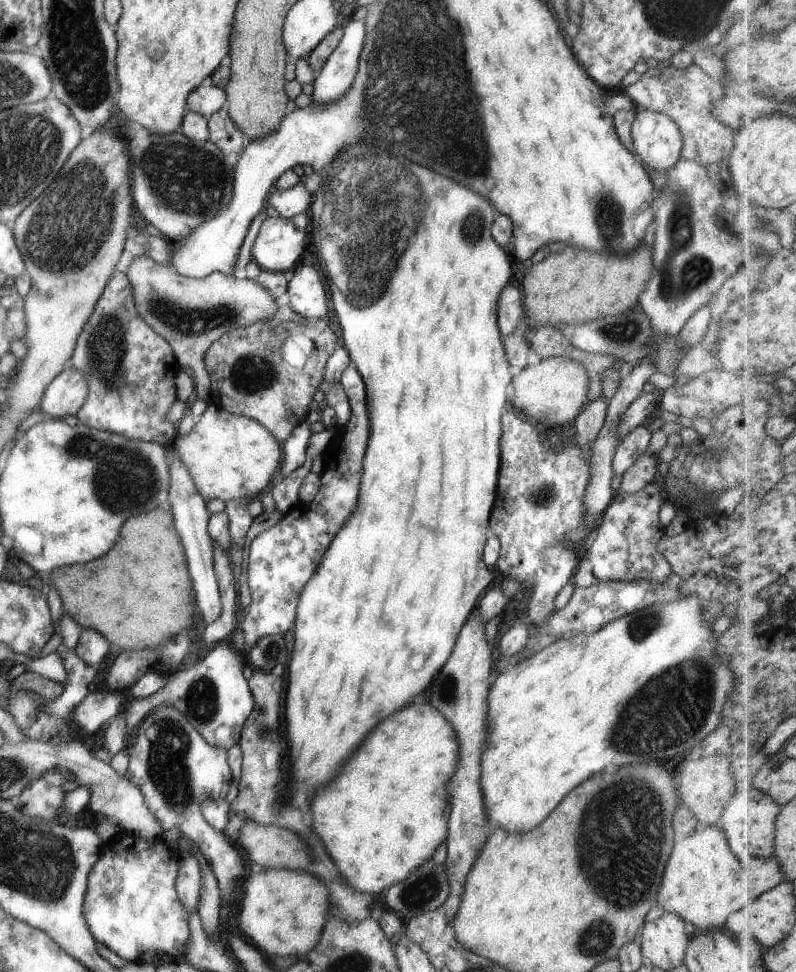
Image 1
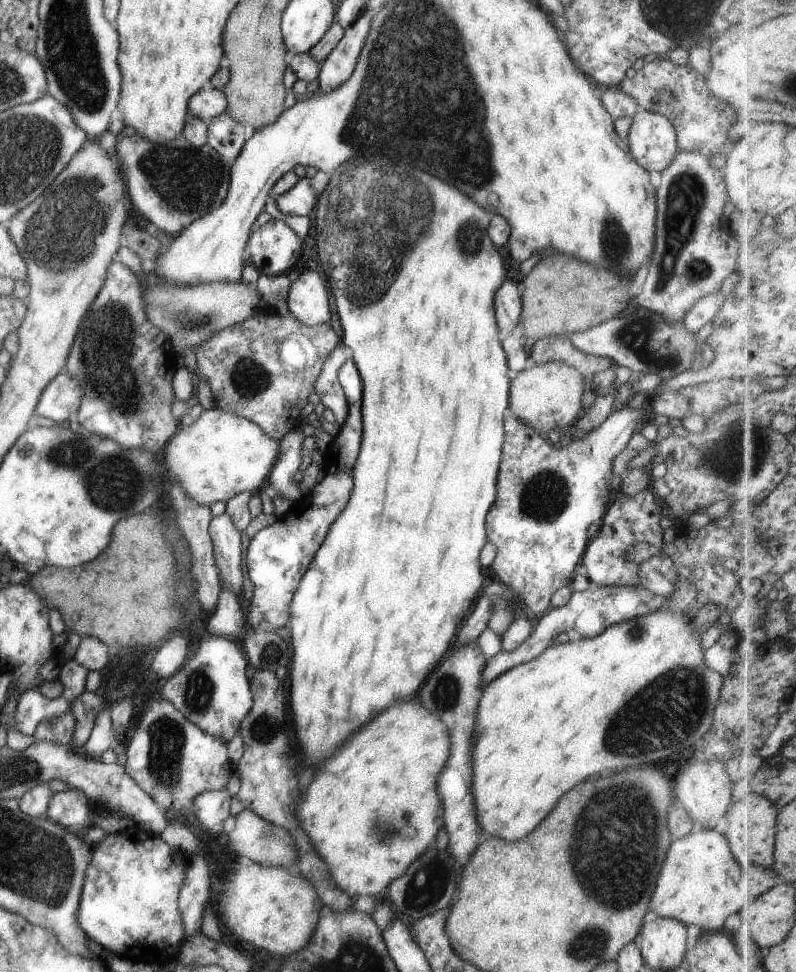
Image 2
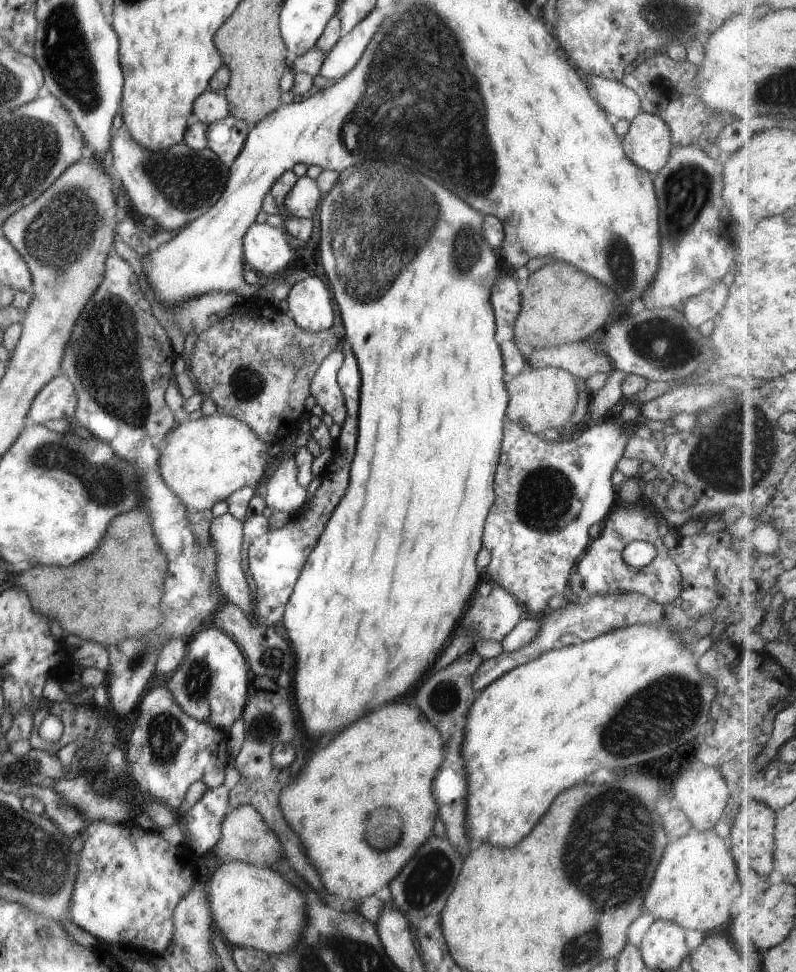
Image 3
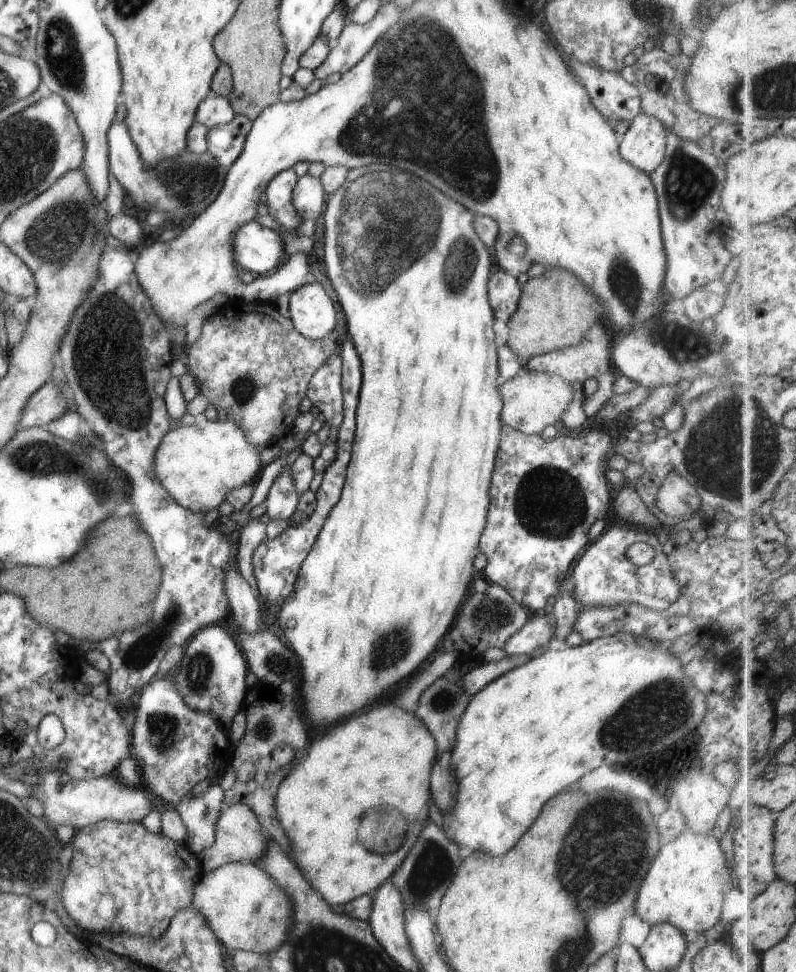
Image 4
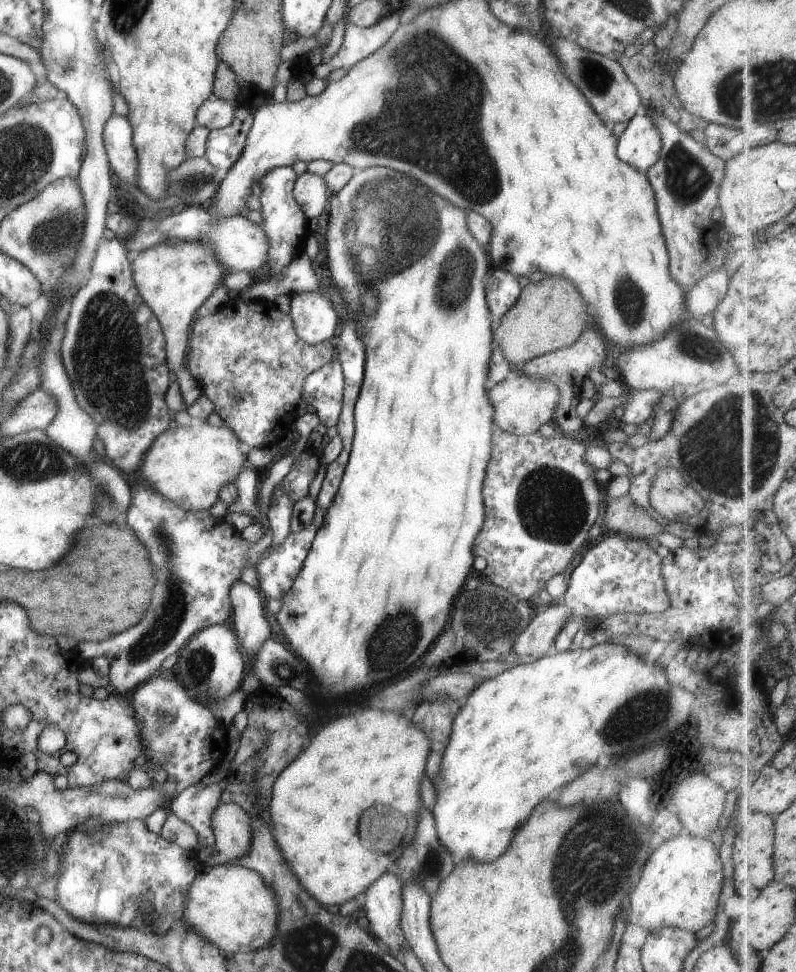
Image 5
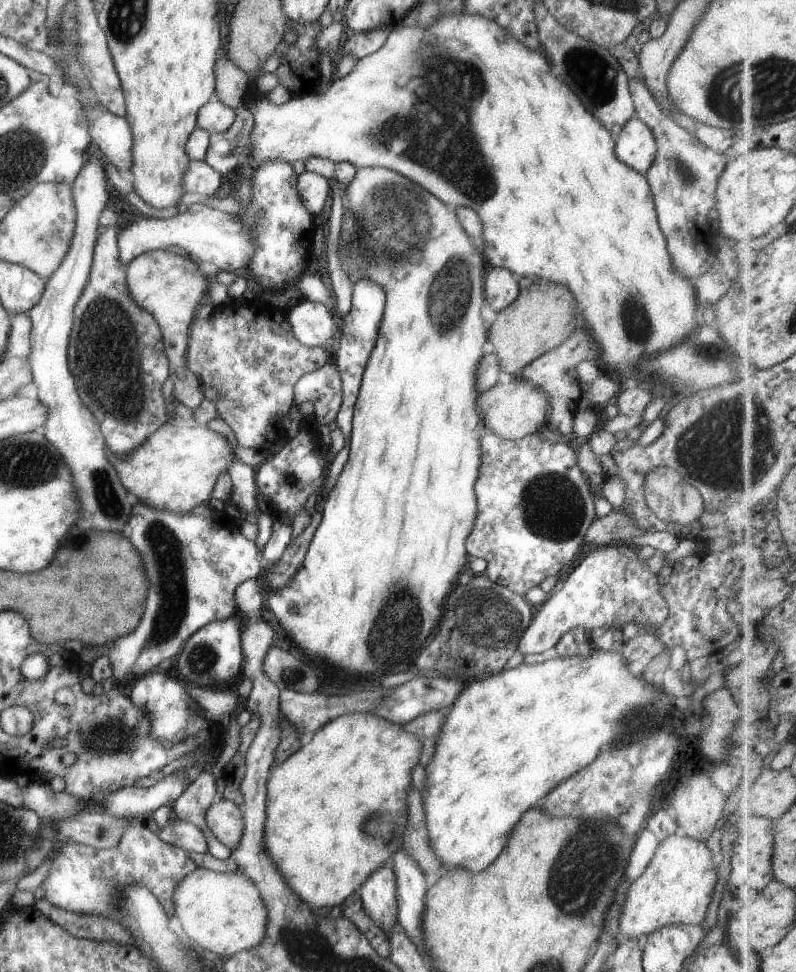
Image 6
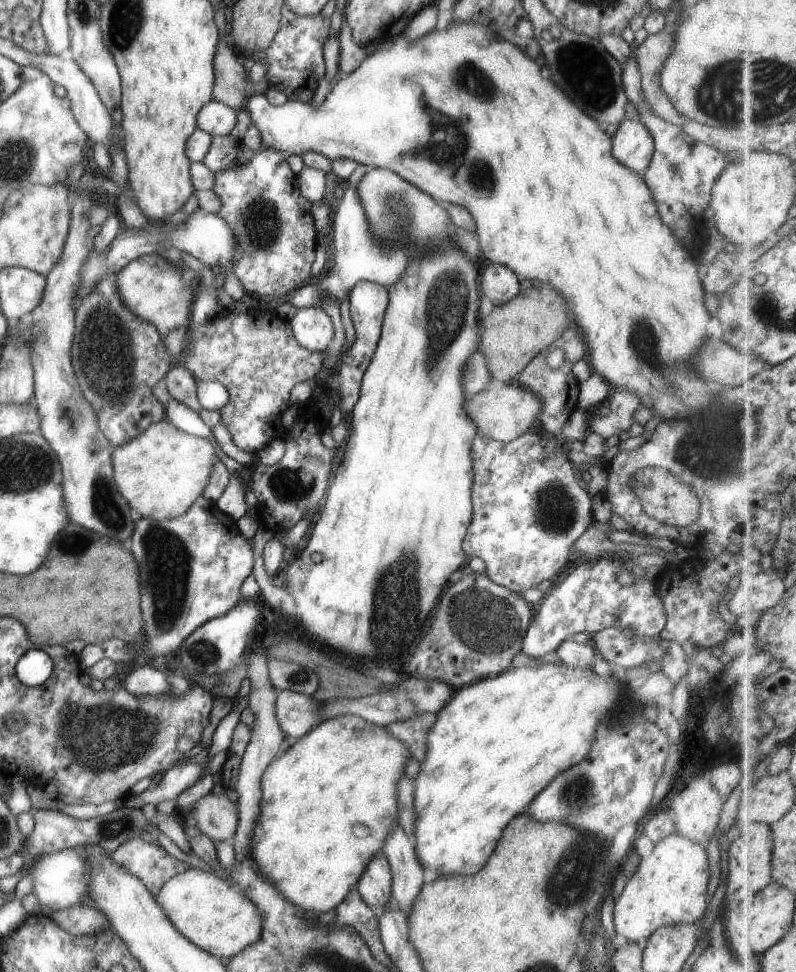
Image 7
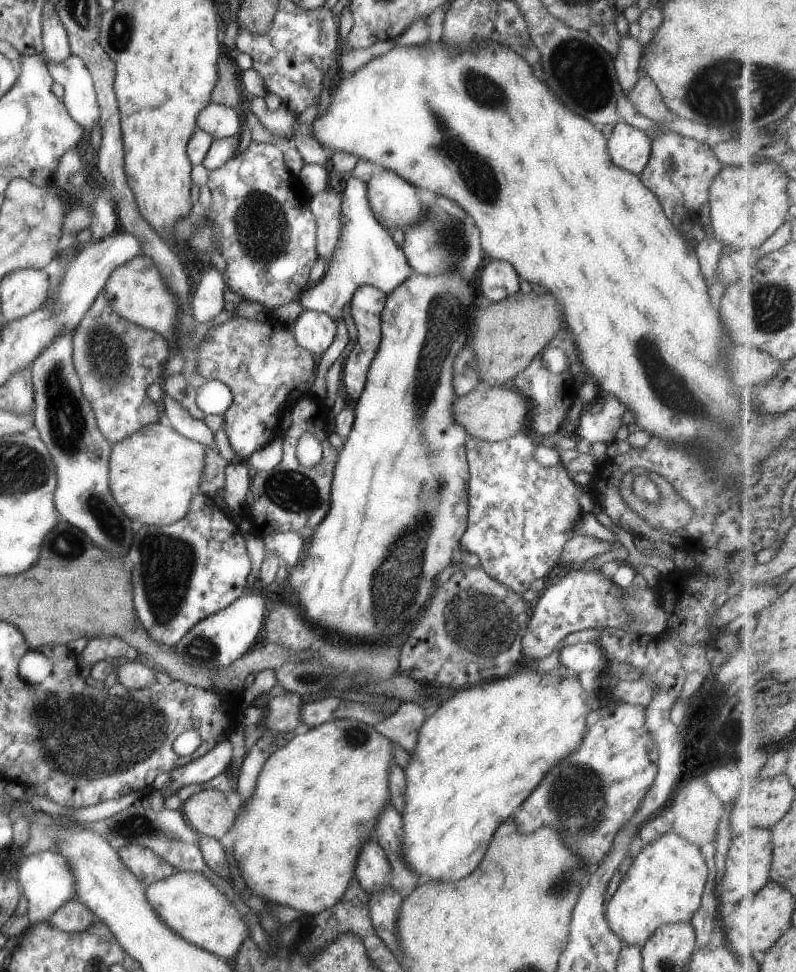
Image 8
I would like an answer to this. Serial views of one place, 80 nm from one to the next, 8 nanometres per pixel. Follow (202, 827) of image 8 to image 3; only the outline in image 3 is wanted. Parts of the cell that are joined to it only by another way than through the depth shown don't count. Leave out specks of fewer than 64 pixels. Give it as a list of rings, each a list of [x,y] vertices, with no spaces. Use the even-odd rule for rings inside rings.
[[[249,805],[238,806],[229,810],[222,820],[217,844],[212,849],[213,856],[217,856],[222,863],[241,861],[260,867],[271,867],[284,858],[279,839],[263,822],[259,813]]]

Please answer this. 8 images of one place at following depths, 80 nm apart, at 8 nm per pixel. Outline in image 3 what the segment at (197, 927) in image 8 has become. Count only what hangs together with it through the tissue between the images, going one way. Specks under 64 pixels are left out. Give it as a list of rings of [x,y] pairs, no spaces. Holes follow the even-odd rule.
[[[241,861],[223,862],[206,882],[212,928],[229,947],[283,954],[300,937],[306,923],[306,898],[271,867]]]

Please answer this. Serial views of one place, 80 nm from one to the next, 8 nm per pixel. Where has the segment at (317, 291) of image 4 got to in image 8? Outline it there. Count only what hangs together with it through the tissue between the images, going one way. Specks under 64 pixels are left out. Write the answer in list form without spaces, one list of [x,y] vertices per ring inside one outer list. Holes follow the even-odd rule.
[[[320,308],[301,311],[290,329],[295,342],[316,357],[333,342],[336,333],[334,320]]]

